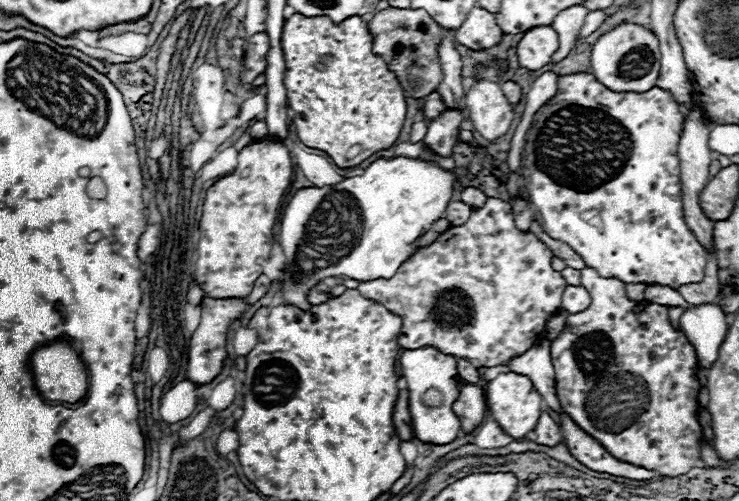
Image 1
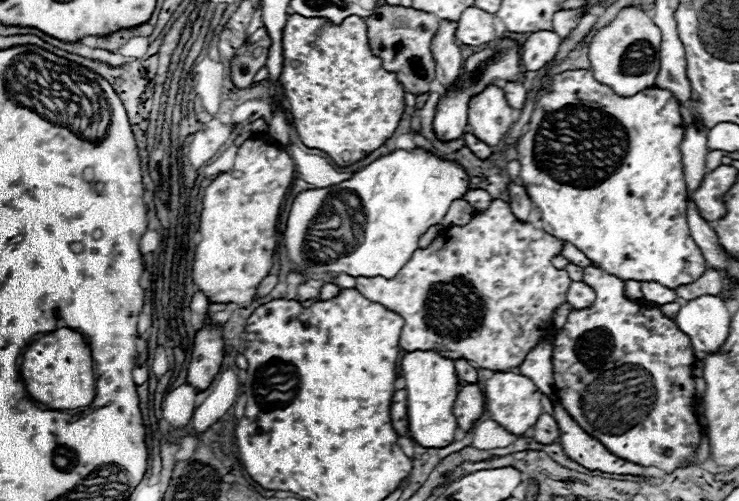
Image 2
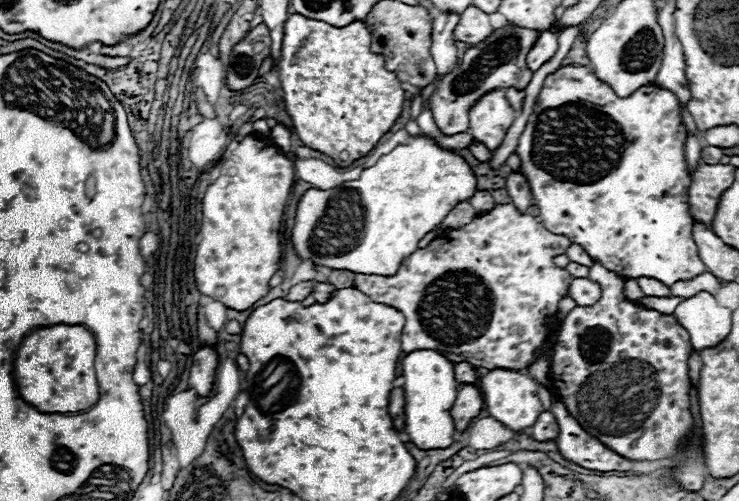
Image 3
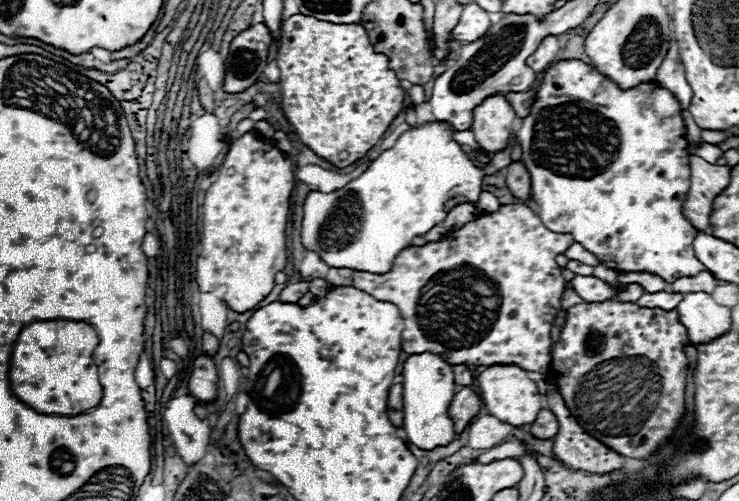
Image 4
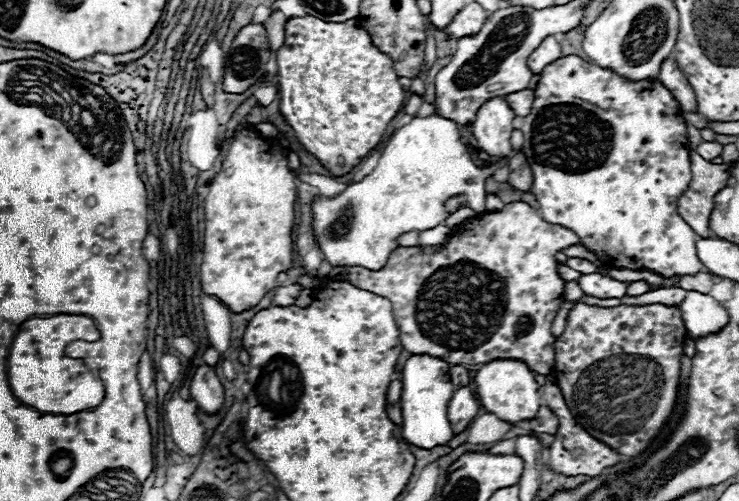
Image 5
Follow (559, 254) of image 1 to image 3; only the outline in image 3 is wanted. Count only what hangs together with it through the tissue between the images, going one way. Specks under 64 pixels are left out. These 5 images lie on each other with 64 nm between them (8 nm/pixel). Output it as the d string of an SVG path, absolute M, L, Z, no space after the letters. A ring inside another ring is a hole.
M570 244L564 254L566 254L572 262L576 262L576 264L584 264L584 266L588 266L588 268L594 264L594 260L592 260L578 244Z

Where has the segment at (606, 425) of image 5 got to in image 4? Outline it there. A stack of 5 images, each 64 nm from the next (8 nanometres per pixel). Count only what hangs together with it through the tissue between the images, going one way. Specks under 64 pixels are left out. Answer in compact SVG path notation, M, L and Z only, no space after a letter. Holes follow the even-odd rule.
M618 294L610 300L604 300L604 302L596 302L596 304L576 304L572 306L568 312L566 312L566 322L562 326L562 332L560 332L560 340L552 346L552 362L550 362L550 368L552 368L552 374L554 374L554 382L556 382L556 388L560 392L560 396L564 398L568 410L572 412L572 416L578 420L578 424L590 434L594 436L596 440L600 440L602 444L606 444L608 448L612 448L614 452L622 454L622 456L628 456L628 458L650 458L654 456L676 432L678 424L682 422L684 414L686 414L686 402L684 402L684 392L686 392L686 366L688 366L688 360L686 360L686 352L684 348L690 344L688 340L688 332L686 328L680 324L678 320L678 312L676 310L660 310L660 308L642 308L642 306L636 306L632 302L622 302L618 298Z

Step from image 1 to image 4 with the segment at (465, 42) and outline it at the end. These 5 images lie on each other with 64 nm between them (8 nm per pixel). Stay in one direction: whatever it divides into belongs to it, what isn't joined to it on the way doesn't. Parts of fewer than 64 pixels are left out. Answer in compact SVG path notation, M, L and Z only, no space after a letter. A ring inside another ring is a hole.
M468 4L468 6L464 6L460 20L452 30L452 38L462 40L462 42L472 42L472 40L478 40L480 36L484 36L484 32L488 32L488 28L490 28L488 12L484 12L476 4Z

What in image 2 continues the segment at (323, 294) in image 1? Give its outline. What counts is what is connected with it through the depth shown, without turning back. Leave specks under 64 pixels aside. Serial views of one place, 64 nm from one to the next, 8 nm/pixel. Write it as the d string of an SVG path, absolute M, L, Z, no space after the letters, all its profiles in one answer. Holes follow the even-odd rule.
M310 280L298 286L298 300L320 300L320 288L324 286L322 280Z

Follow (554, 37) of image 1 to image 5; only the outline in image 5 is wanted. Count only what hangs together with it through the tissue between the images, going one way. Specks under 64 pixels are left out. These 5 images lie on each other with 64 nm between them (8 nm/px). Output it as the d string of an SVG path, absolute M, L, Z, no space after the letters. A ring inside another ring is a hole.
M548 36L540 42L540 46L532 52L532 56L528 56L528 68L534 74L540 74L544 70L544 66L548 66L552 60L558 60L562 56L560 44L554 36Z

